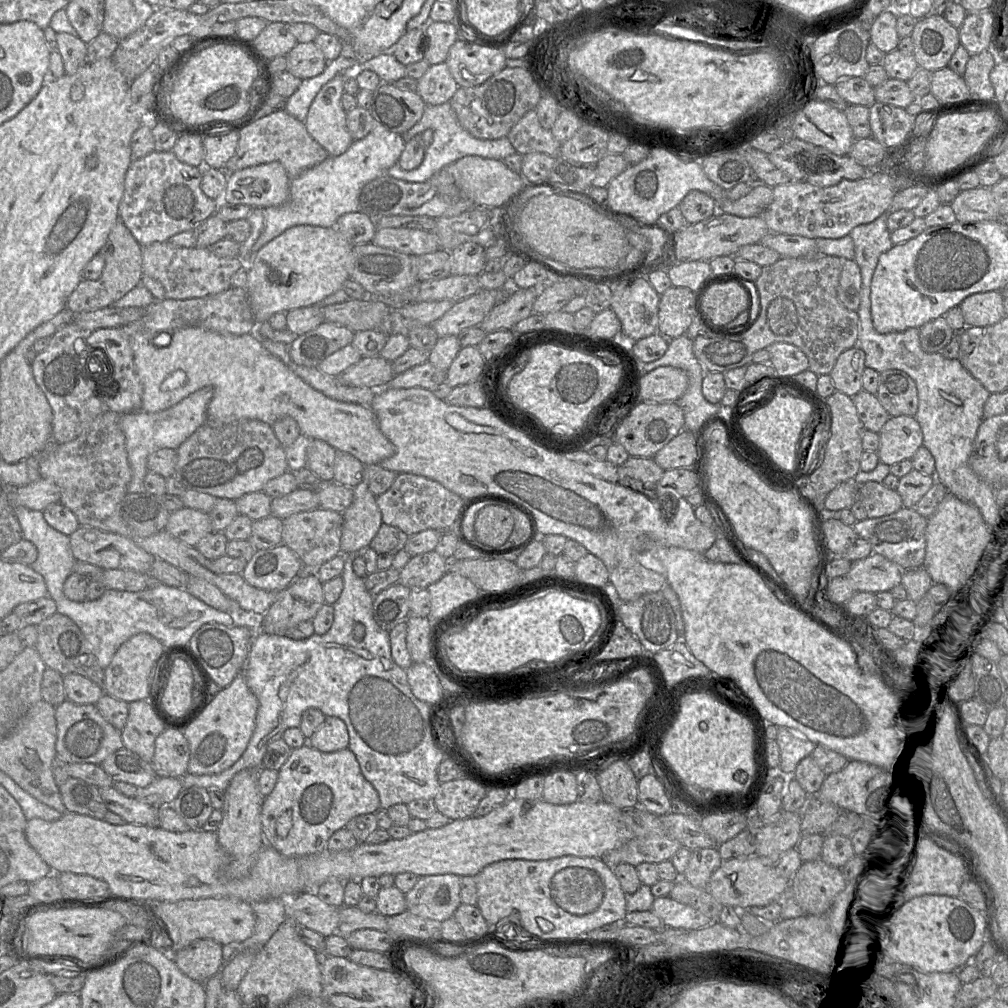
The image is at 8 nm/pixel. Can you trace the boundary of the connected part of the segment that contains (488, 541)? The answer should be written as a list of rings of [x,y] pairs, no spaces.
[[[487,504],[476,513],[474,522],[476,539],[484,549],[502,548],[514,528],[510,508]]]

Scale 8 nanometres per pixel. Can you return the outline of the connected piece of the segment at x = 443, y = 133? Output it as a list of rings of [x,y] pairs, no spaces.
[[[449,101],[439,105],[427,105],[421,119],[411,129],[403,133],[402,137],[406,142],[416,134],[421,134],[426,129],[433,130],[433,141],[430,146],[426,148],[422,163],[413,170],[404,170],[396,163],[389,168],[387,172],[388,175],[407,182],[421,183],[431,178],[446,165],[464,156],[477,155],[485,158],[503,160],[505,157],[516,153],[516,149],[507,136],[497,139],[481,139],[471,135],[460,125]]]

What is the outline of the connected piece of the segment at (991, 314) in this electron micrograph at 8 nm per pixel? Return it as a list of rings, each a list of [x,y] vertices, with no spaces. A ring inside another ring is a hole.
[[[1001,291],[971,294],[959,305],[966,326],[982,327],[995,324],[1005,317]]]

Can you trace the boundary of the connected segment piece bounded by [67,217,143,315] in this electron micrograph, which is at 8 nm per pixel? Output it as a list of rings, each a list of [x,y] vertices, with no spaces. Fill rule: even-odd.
[[[119,217],[99,253],[105,260],[102,275],[97,280],[81,281],[68,298],[67,308],[74,315],[110,307],[141,283],[141,277],[143,275],[142,246]]]

